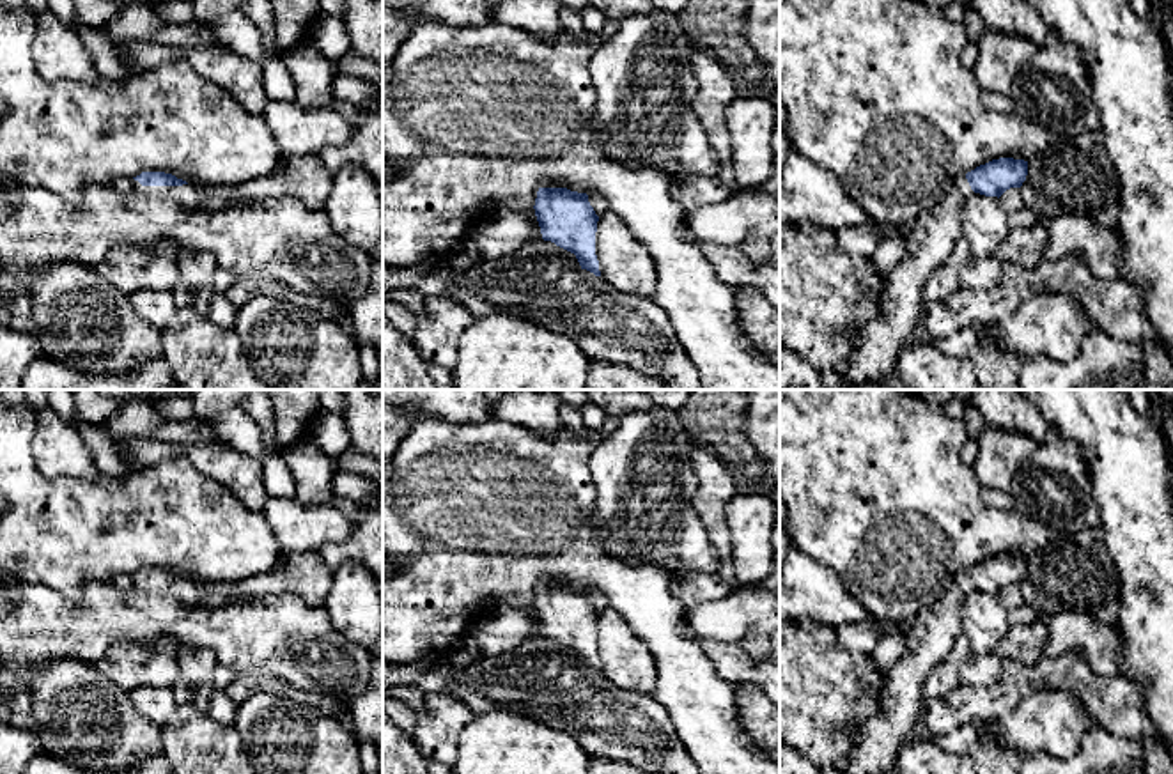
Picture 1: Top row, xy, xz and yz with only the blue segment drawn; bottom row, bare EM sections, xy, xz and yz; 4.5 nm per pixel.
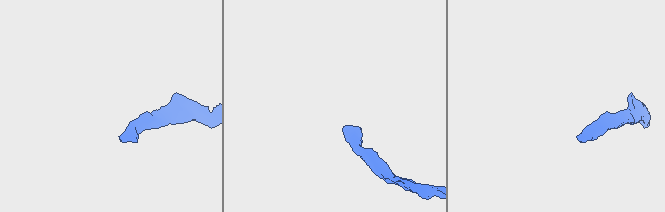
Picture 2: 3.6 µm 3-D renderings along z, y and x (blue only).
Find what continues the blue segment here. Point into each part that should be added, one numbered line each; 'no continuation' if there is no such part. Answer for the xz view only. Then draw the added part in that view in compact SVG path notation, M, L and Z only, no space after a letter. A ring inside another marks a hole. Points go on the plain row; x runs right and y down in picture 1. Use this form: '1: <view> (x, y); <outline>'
no continuation

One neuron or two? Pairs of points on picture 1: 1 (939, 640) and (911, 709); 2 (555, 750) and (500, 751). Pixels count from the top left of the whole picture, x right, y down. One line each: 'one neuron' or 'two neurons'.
1: one neuron
2: one neuron

